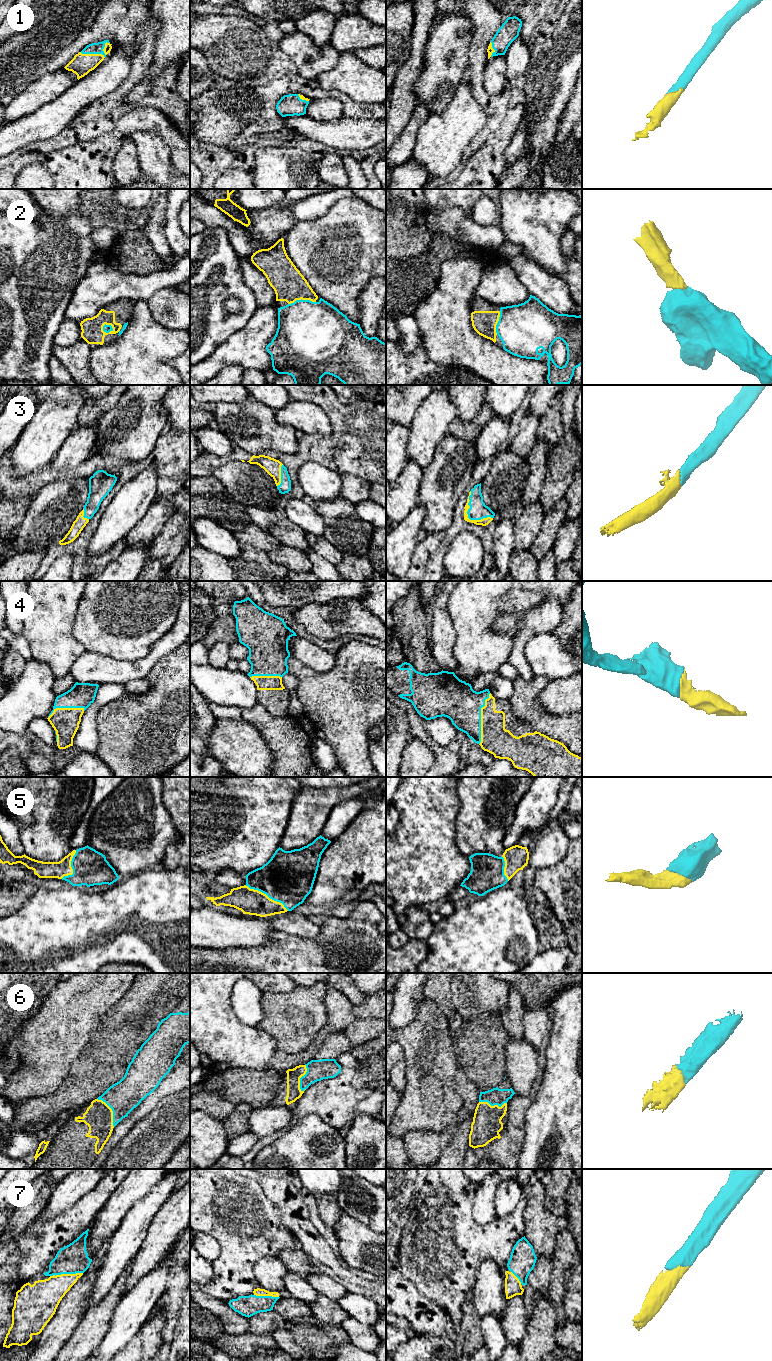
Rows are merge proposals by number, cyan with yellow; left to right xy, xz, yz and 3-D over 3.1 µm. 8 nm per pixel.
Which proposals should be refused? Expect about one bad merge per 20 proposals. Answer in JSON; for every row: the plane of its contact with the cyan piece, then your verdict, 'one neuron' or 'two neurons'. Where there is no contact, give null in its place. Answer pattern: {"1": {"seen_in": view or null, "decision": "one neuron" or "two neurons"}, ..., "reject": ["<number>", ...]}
{"1": {"seen_in": "xy", "decision": "one neuron"}, "2": {"seen_in": "xz", "decision": "one neuron"}, "3": {"seen_in": "yz", "decision": "one neuron"}, "4": {"seen_in": "yz", "decision": "one neuron"}, "5": {"seen_in": "xz", "decision": "one neuron"}, "6": {"seen_in": "xy", "decision": "one neuron"}, "7": {"seen_in": "xy", "decision": "one neuron"}, "reject": []}

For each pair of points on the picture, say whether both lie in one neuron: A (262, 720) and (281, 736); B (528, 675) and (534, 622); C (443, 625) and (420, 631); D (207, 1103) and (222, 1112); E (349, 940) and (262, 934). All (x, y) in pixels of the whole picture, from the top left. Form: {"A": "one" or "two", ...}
{"A": "one", "B": "one", "C": "two", "D": "one", "E": "two"}

